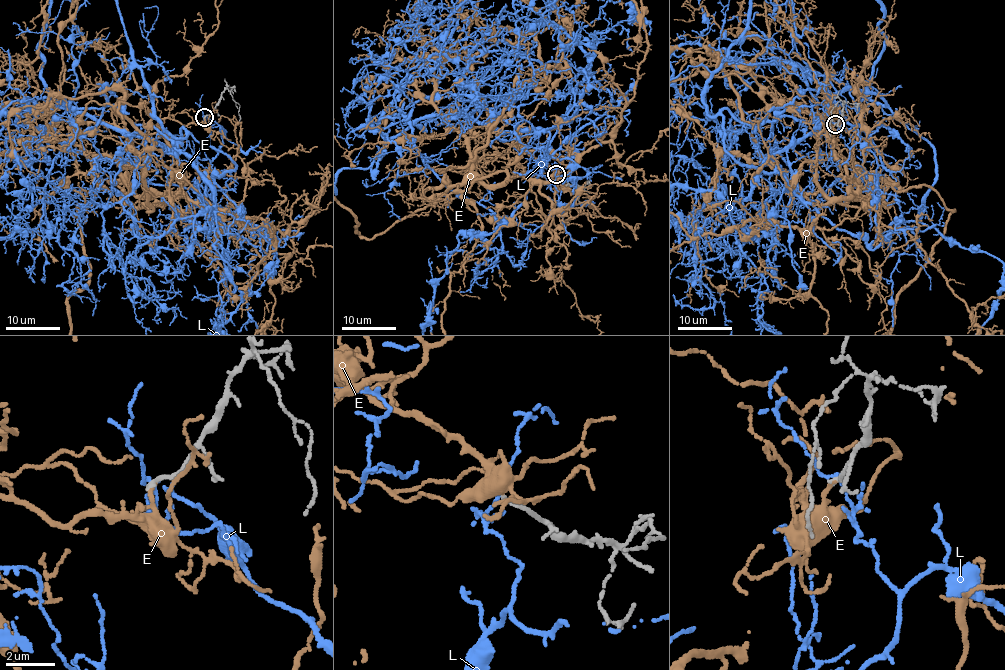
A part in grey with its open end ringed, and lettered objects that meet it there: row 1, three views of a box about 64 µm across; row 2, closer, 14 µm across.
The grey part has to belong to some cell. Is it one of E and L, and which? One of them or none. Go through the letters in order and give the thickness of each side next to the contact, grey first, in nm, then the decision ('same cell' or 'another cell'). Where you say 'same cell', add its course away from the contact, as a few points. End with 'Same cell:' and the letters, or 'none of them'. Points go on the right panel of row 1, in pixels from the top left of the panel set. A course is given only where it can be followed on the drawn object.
E: 220 nm thick on the grey side, 110 nm on the other; same cell; it runs (835, 124), (819, 136), (825, 196), (925, 184), (954, 209), (896, 301)
L: 220 nm thick on the grey side, 110 nm on the other; another cell
Same cell: E

